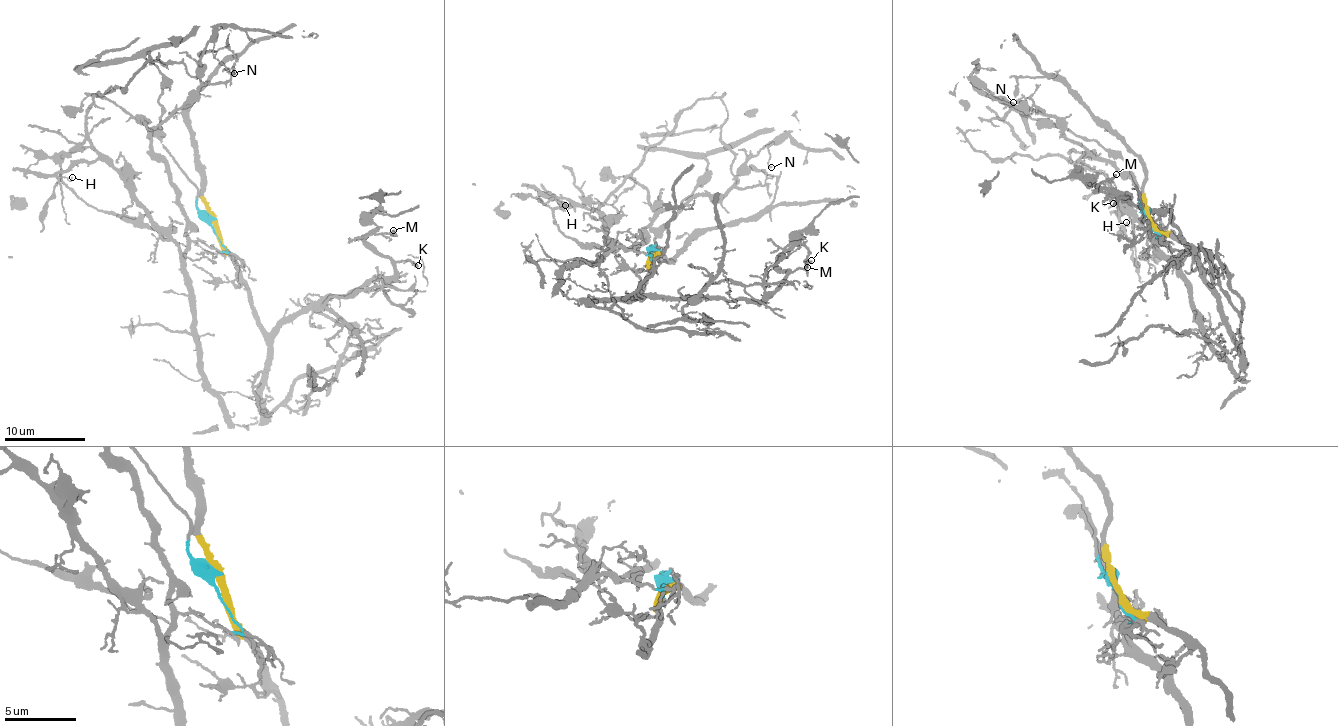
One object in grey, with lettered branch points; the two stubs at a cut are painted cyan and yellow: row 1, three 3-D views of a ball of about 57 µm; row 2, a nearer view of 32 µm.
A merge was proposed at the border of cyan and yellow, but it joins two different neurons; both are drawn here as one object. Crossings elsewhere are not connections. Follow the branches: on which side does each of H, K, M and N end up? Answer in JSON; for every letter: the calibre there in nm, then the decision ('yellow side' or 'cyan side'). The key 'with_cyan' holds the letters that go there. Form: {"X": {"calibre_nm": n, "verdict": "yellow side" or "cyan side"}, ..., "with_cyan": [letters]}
{"H": {"calibre_nm": 110, "verdict": "cyan side"}, "K": {"calibre_nm": 170, "verdict": "yellow side"}, "M": {"calibre_nm": 160, "verdict": "yellow side"}, "N": {"calibre_nm": 130, "verdict": "cyan side"}, "with_cyan": ["H", "N"]}

